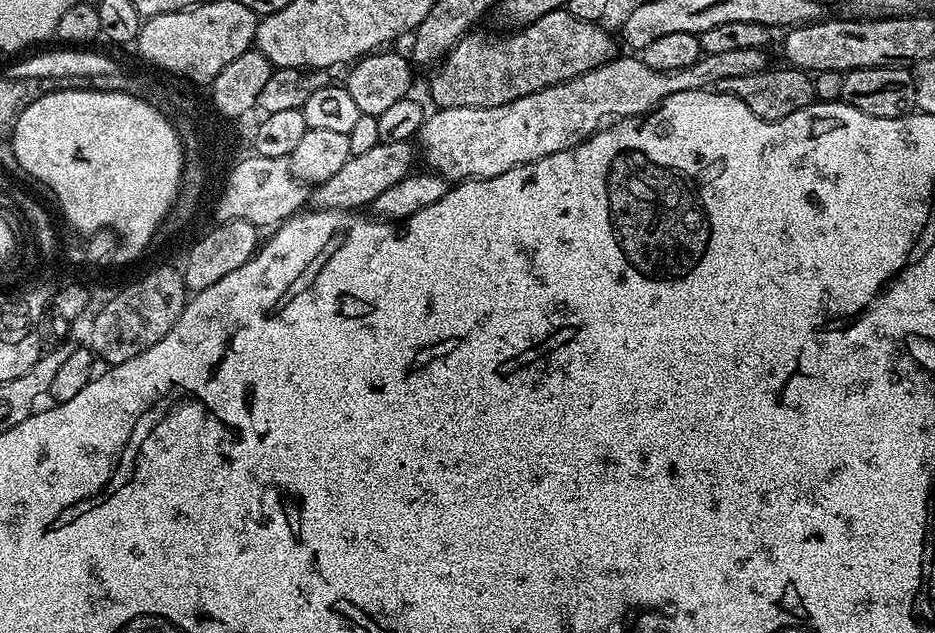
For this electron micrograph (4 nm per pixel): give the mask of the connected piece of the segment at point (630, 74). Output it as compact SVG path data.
M759 48L754 50L725 50L722 54L701 55L699 60L690 66L682 66L682 70L650 70L642 58L632 54L617 55L602 66L584 72L561 84L549 84L547 88L534 94L526 94L526 98L514 98L514 102L506 102L502 106L458 106L457 108L436 108L425 119L418 133L418 152L431 171L445 176L450 182L465 180L492 180L498 174L506 174L506 170L514 170L523 164L546 158L550 154L558 154L562 150L570 150L578 146L589 136L595 134L602 122L626 116L643 117L655 110L670 94L682 94L682 90L695 88L715 89L722 78L739 78L742 74L758 74L764 71L765 53Z

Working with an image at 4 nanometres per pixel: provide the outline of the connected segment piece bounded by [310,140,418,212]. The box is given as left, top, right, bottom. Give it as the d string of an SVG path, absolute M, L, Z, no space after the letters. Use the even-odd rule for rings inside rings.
M412 140L406 142L386 142L374 146L374 150L366 150L366 154L349 156L346 166L338 170L338 174L326 178L326 182L315 185L310 192L310 204L313 209L338 209L340 212L367 209L394 182L402 182L414 168L412 163L418 160L418 152Z

